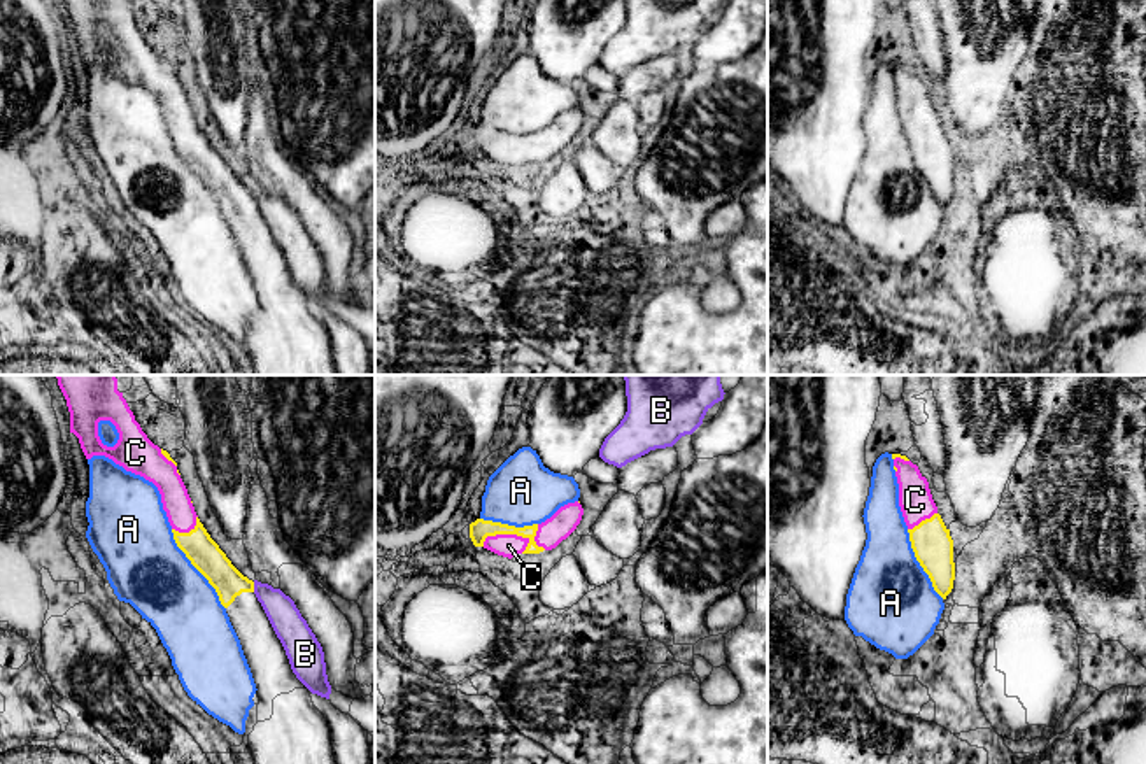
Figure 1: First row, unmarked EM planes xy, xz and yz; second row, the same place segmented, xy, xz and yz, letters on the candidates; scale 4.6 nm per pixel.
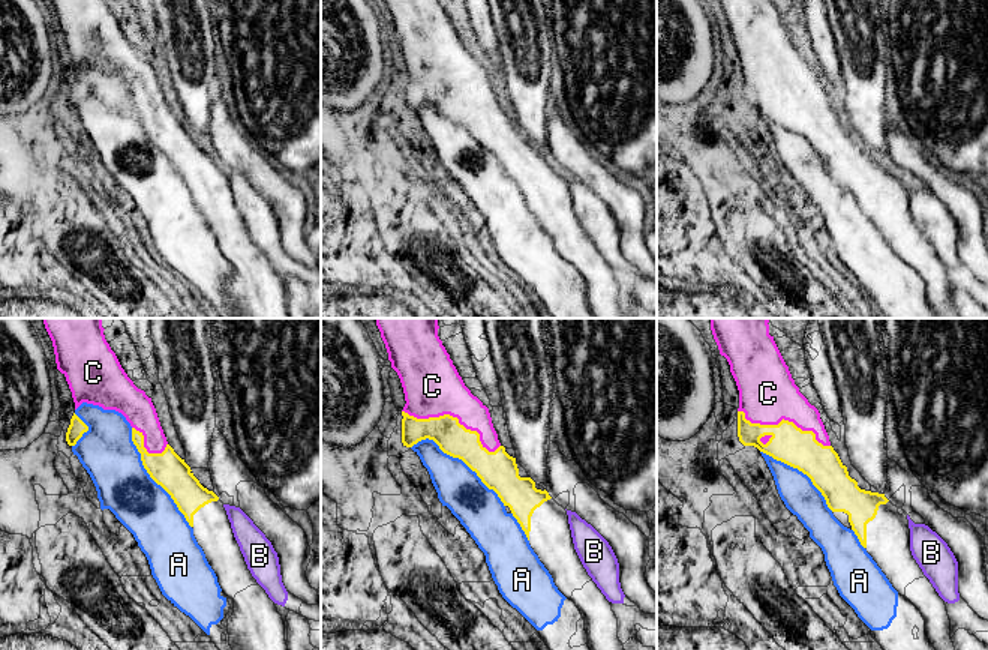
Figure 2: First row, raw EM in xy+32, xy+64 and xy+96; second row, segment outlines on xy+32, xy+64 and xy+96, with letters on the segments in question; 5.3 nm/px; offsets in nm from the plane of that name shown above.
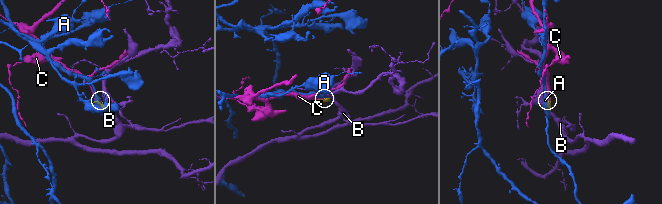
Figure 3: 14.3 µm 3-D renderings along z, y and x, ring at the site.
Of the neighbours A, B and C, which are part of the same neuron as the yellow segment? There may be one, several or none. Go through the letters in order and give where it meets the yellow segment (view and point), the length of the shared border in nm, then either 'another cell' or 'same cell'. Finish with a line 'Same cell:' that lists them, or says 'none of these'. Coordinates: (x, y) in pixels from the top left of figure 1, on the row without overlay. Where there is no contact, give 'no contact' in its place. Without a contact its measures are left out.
A: xy (197, 176) | 440 nm | another cell
B: xy (253, 195) | 50 nm | another cell
C: xz (503, 141) | 220 nm | same cell
Same cell: C

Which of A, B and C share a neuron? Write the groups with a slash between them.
A / B / C

